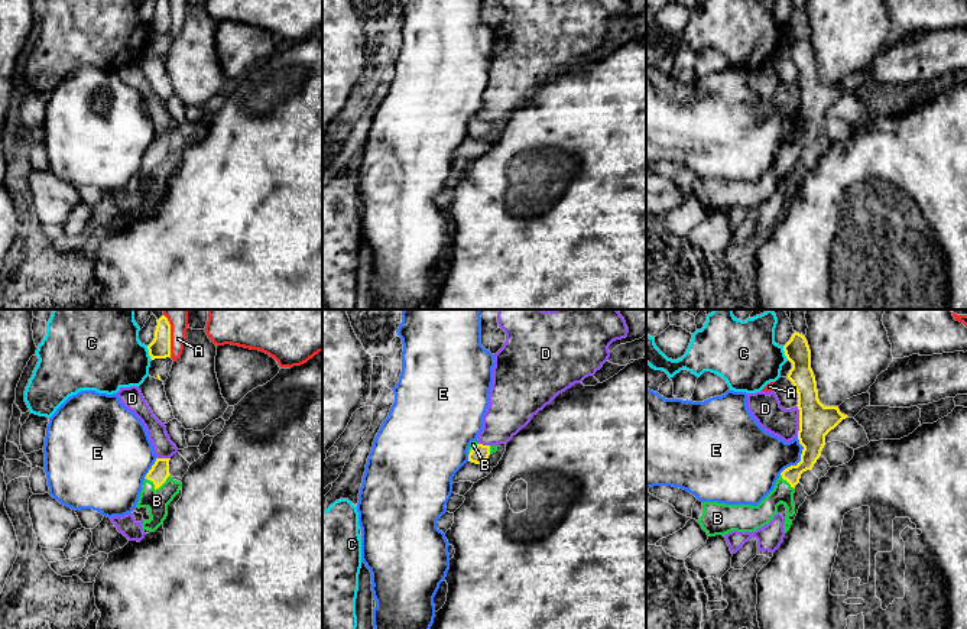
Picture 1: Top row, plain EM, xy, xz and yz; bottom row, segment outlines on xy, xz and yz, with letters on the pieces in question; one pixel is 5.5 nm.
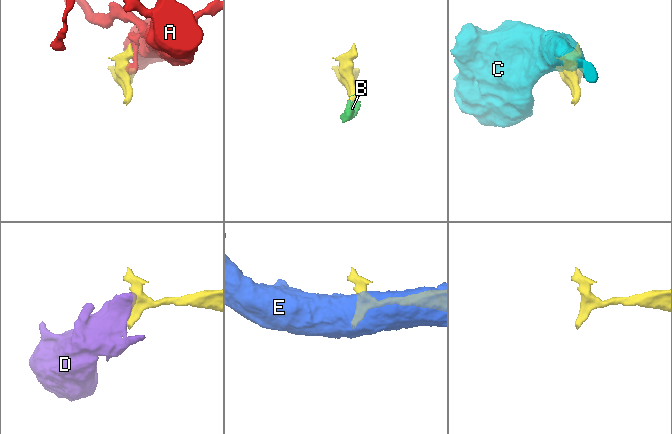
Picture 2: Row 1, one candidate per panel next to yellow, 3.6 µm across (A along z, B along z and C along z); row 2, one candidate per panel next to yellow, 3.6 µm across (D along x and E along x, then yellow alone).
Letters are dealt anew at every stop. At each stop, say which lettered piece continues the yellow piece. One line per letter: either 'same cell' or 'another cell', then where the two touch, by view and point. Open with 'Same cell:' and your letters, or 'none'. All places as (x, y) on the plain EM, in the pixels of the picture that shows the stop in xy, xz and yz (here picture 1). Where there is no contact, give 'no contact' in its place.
Same cell: B
A: another cell; contact xy (169, 16)
B: same cell; contact xy (158, 164)
C: another cell; contact xy (149, 29)
D: another cell; contact yz (800, 96)
E: another cell; contact yz (801, 135)

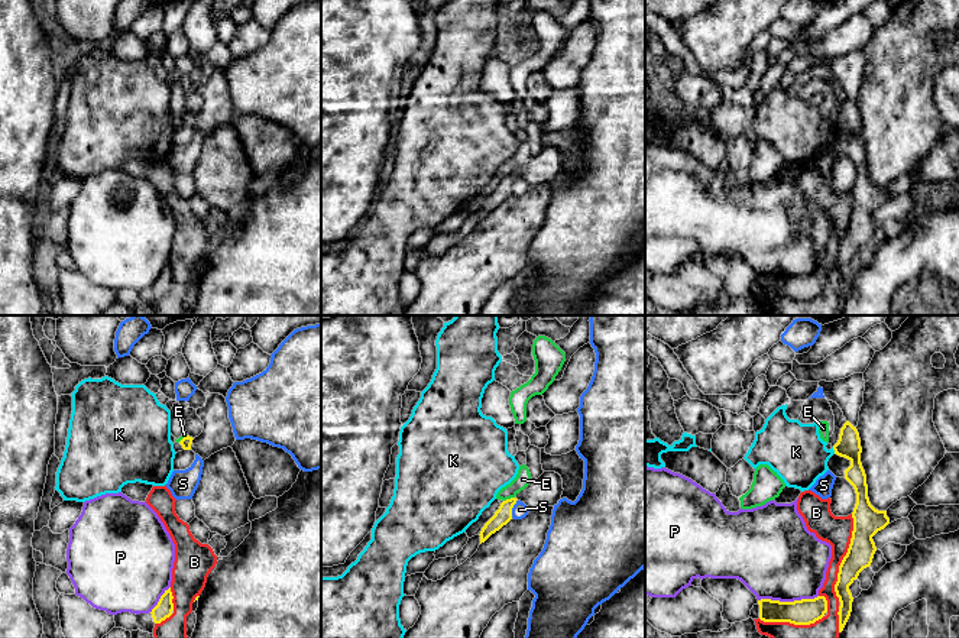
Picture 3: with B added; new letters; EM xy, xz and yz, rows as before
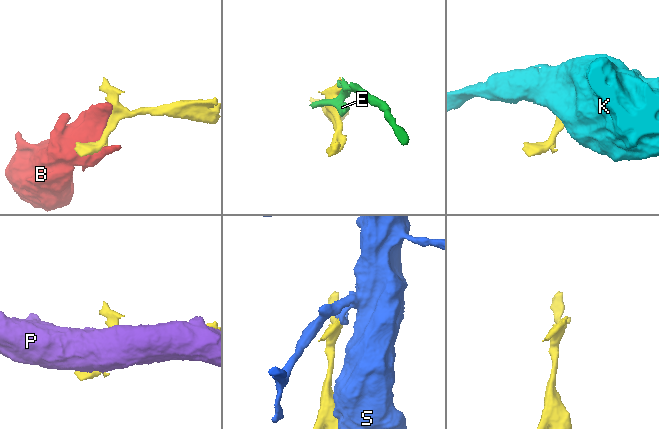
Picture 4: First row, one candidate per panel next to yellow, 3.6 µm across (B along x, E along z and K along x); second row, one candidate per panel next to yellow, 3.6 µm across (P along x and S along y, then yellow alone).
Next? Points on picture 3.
Same cell: none
B: another cell; contact yz (844, 233)
E: another cell; contact xz (508, 175)
K: another cell; contact yz (833, 125)
P: another cell; contact yz (787, 278)
S: another cell; contact xz (512, 183)

